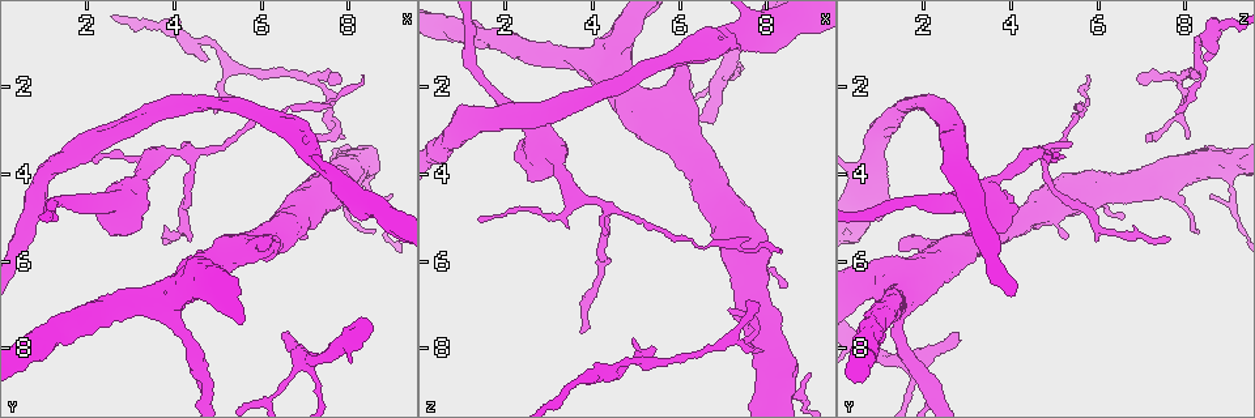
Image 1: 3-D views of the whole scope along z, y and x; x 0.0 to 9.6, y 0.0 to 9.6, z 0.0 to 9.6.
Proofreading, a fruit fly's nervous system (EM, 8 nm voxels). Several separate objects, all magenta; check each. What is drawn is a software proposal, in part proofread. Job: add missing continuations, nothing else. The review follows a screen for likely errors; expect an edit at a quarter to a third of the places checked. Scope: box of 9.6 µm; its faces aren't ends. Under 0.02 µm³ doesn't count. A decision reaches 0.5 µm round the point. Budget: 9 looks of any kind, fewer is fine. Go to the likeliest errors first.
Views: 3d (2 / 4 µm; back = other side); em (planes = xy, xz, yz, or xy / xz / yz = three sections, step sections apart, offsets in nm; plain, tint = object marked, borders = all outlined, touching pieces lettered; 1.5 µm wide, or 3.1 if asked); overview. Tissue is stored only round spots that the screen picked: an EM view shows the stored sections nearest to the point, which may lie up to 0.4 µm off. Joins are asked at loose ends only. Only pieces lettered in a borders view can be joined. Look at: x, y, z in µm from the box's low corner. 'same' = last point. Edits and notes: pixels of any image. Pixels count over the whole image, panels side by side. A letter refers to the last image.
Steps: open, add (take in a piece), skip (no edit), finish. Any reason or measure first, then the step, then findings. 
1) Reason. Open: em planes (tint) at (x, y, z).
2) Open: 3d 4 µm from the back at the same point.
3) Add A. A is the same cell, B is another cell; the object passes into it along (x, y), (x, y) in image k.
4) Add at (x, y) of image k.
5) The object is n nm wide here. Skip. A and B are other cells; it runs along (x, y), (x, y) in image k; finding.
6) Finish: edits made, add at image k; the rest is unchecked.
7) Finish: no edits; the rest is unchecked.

Branch stops here. Open: em planes (borders) at (6.65, 7.60, 2.80).

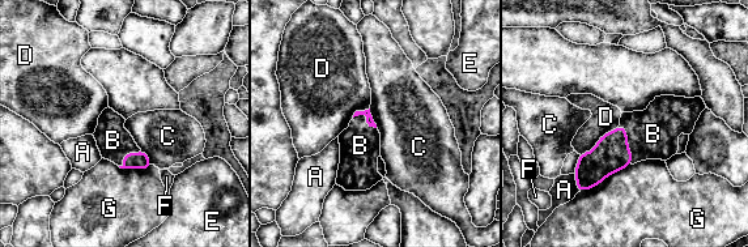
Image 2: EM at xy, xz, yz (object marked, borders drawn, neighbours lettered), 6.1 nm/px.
Add B. B is the same cell, A, C, D, E, F and G are other cells; the object passes into it along (611, 153), (627, 144), (653, 133) in image 2; it goes on there.

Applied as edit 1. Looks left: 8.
Open: overview.

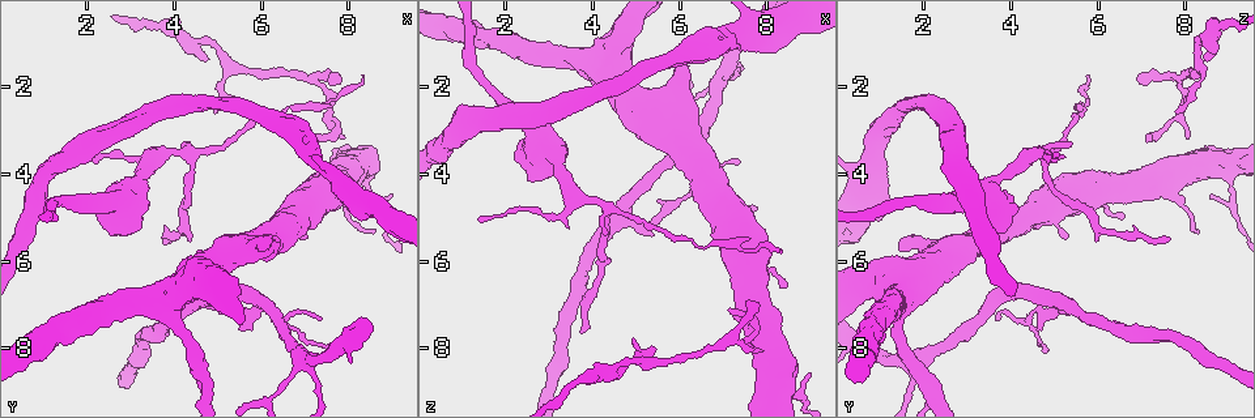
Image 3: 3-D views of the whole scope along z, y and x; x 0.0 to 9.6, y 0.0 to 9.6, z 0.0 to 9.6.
Thin end. Open: 3d 4 µm at (7.80, 8.20, 4.75).

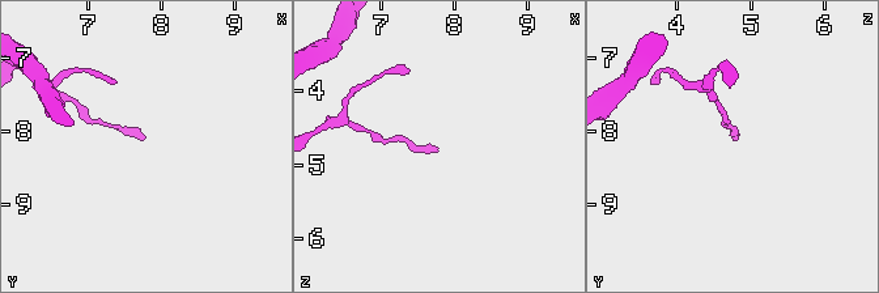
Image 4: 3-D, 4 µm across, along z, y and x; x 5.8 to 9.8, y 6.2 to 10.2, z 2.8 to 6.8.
Shape alone is not enough. Open: em planes (borders) at (7.75, 8.15, 4.80).

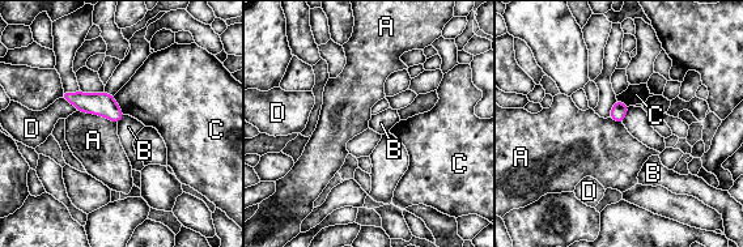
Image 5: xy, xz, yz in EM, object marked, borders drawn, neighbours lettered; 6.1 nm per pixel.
Skip. A, B, C and D are other cells; a border runs along (124, 115), (117, 123) in image 5; no lettered piece goes on from it.

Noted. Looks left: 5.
Open: em planes (borders) at (6.10, 5.75, 1.50).

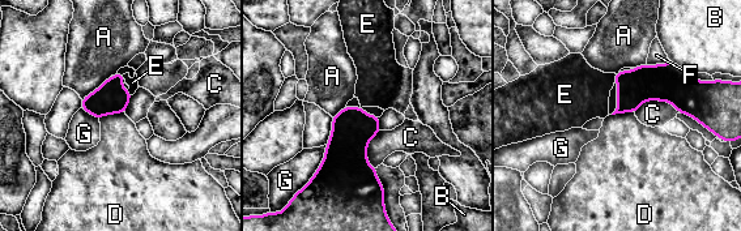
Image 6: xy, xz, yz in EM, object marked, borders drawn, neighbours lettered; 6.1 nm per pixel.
Add E. E is the same cell, A, B, C, D, F and G are other cells; the object passes into it along (646, 82), (614, 77), (578, 93) in image 6; it goes on there.

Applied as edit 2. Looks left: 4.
Tapers out. Open: 3d 2 µm at (7.10, 3.25, 7.15).

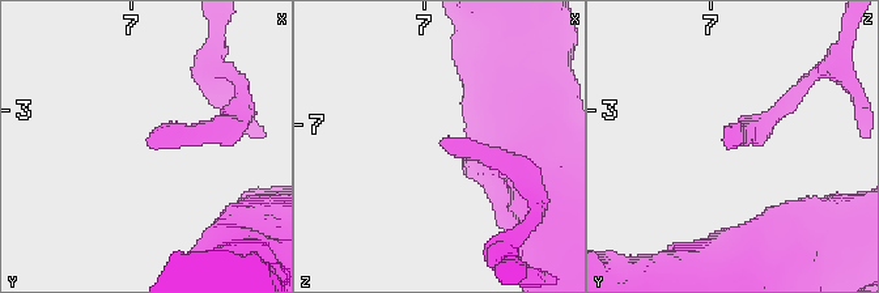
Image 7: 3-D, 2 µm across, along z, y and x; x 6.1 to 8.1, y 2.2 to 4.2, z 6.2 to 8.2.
Now the EM. Open: em planes (plain) at (7.14, 3.24, 7.14).

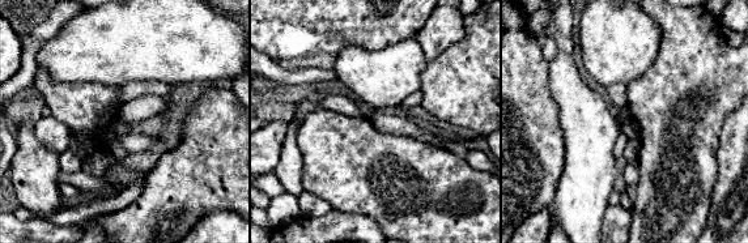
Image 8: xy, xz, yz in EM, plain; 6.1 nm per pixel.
What lies round it. Open: em planes (borders) at the same point.

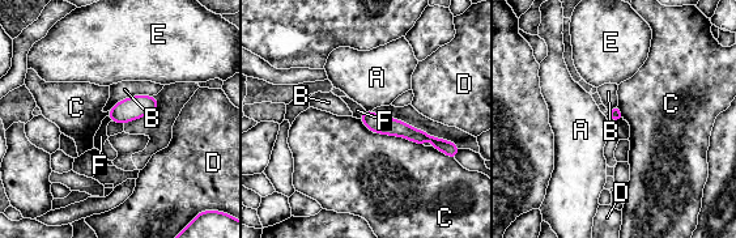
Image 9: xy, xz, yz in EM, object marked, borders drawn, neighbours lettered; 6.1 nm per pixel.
Skip. A, B, C, D, E and F are other cells; no lettered piece goes on from it.

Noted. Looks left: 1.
Finish: edits made, add at image 2, add at image 6; the rest is unchecked.

